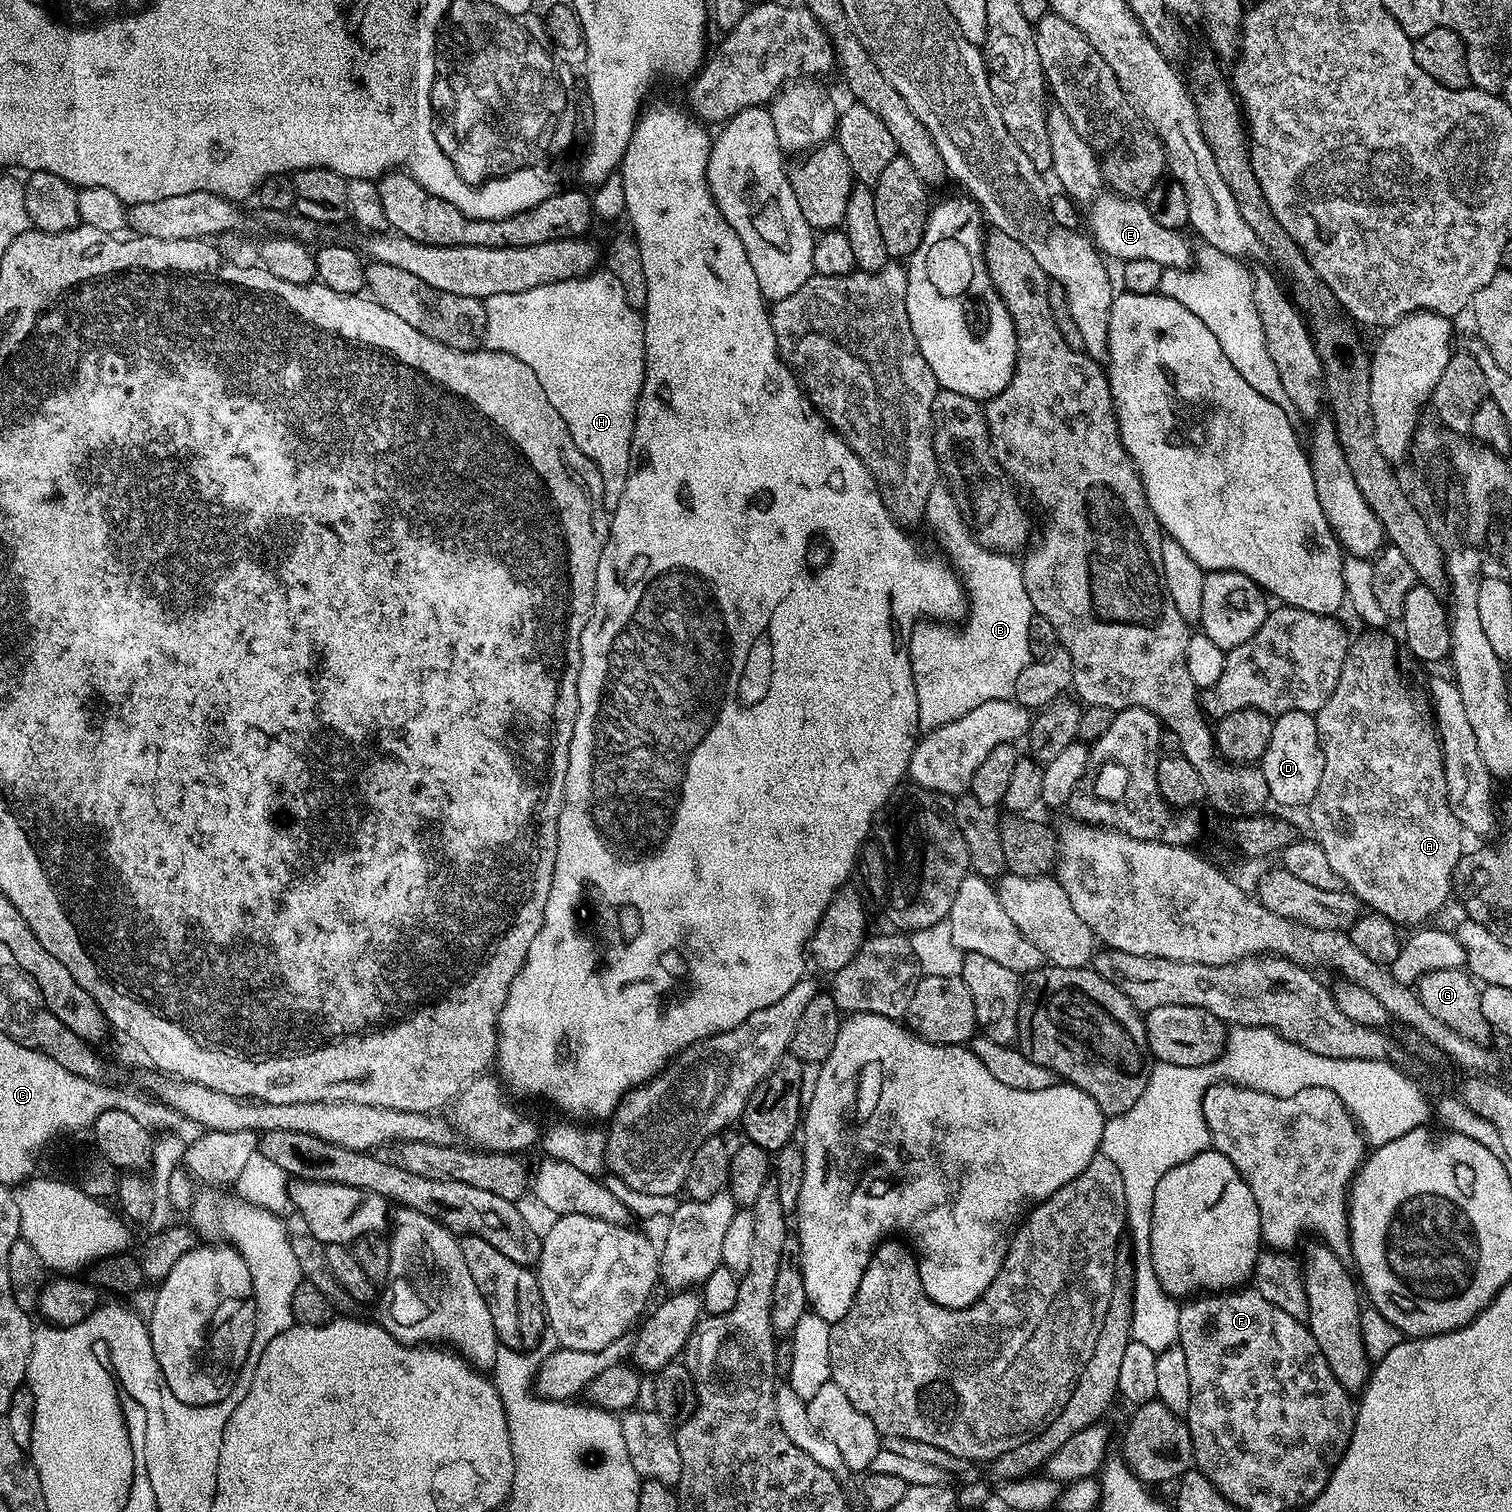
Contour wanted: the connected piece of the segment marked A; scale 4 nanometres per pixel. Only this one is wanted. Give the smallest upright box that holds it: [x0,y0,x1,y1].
[1307,630,1466,926]

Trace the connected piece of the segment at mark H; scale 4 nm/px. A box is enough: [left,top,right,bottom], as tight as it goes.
[484,270,644,510]

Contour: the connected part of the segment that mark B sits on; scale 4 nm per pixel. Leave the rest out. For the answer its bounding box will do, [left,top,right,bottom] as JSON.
[907,483,1034,733]

